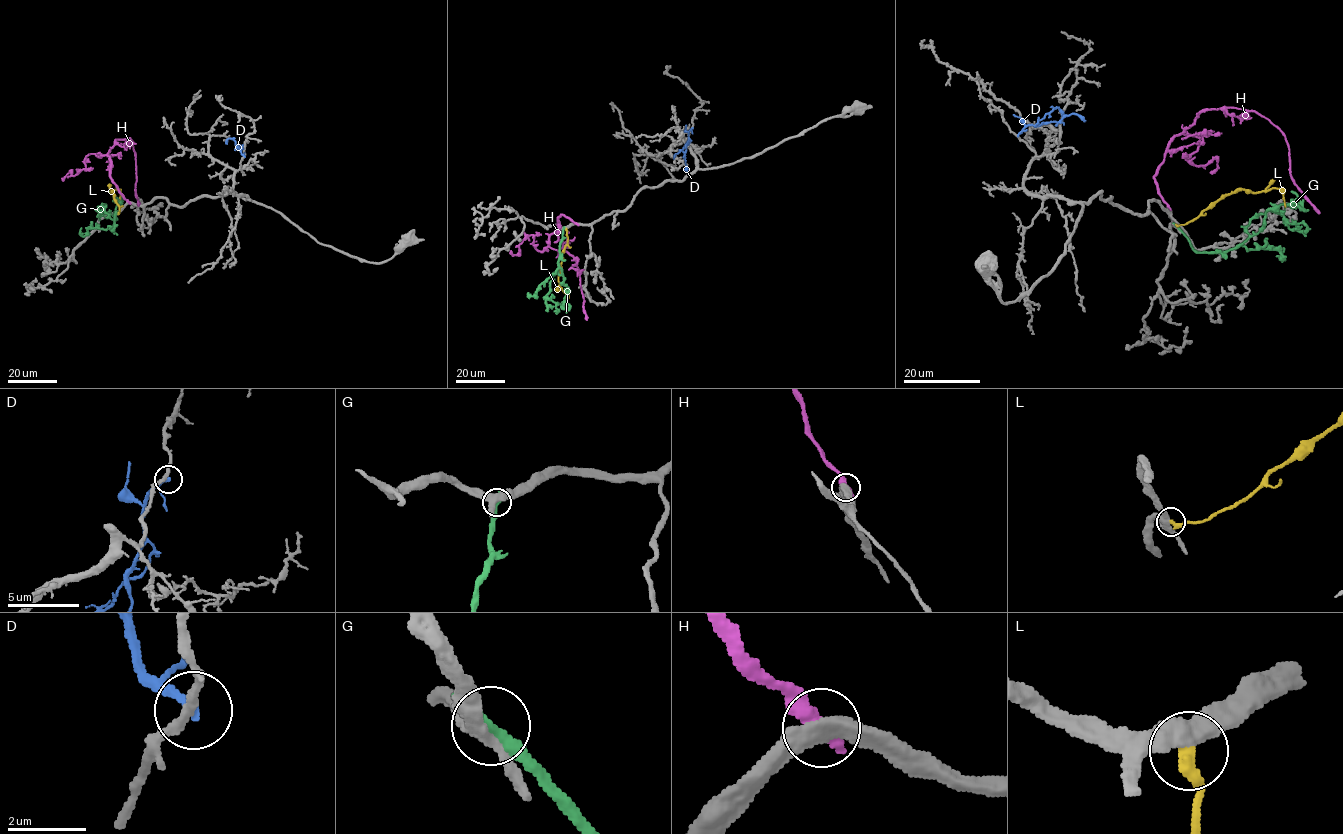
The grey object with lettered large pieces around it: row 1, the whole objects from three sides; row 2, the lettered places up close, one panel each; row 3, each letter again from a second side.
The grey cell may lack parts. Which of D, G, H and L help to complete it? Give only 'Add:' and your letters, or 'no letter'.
Add: no letter

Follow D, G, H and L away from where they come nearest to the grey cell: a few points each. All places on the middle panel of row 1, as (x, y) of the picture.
D: (692, 128), (685, 144), (687, 171)
G: (563, 229), (558, 261), (562, 274), (552, 276), (547, 296), (555, 303), (557, 312), (554, 311)
H: (577, 224), (562, 214), (555, 233), (564, 249), (574, 258), (587, 320)
L: (566, 228), (567, 244), (562, 253), (558, 282), (568, 298)

